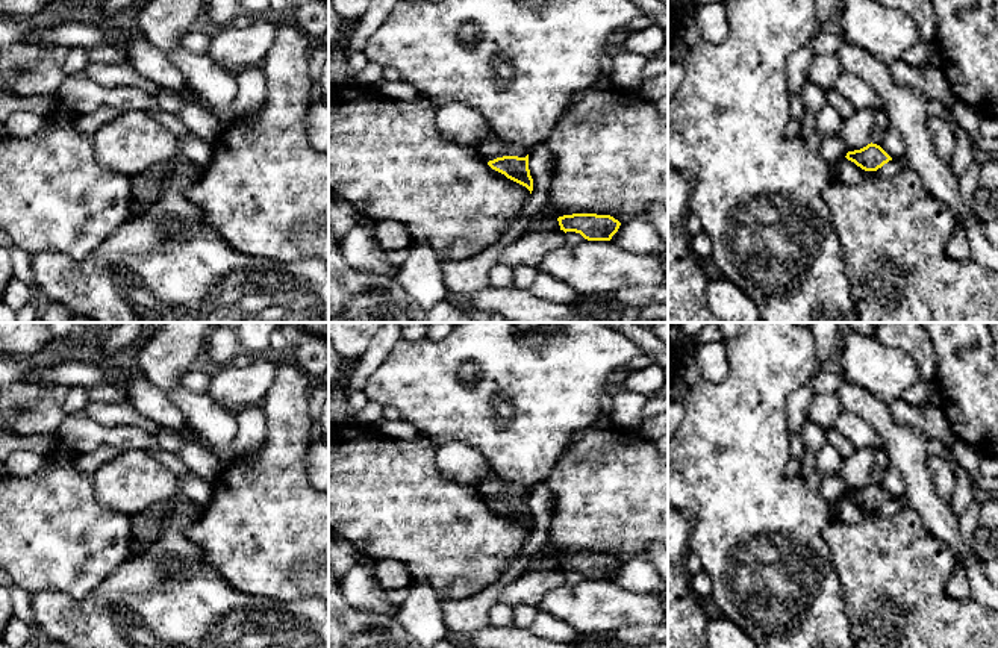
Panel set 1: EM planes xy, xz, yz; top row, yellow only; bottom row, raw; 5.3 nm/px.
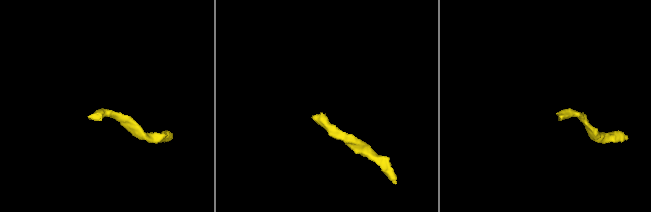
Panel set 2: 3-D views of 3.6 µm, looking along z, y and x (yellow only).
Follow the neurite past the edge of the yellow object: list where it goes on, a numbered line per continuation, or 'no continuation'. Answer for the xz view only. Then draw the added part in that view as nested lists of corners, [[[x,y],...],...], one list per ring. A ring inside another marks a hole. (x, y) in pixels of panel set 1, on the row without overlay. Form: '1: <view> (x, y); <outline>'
1: xz (492, 486); [[[492,469],[488,472],[485,481],[479,488],[479,494],[486,500],[494,500],[503,495],[518,495],[526,497],[529,494],[529,488],[521,486],[518,483],[510,483],[500,478]]]

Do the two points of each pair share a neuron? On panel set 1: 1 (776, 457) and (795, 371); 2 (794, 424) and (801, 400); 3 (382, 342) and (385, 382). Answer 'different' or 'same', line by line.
1: same
2: same
3: different

